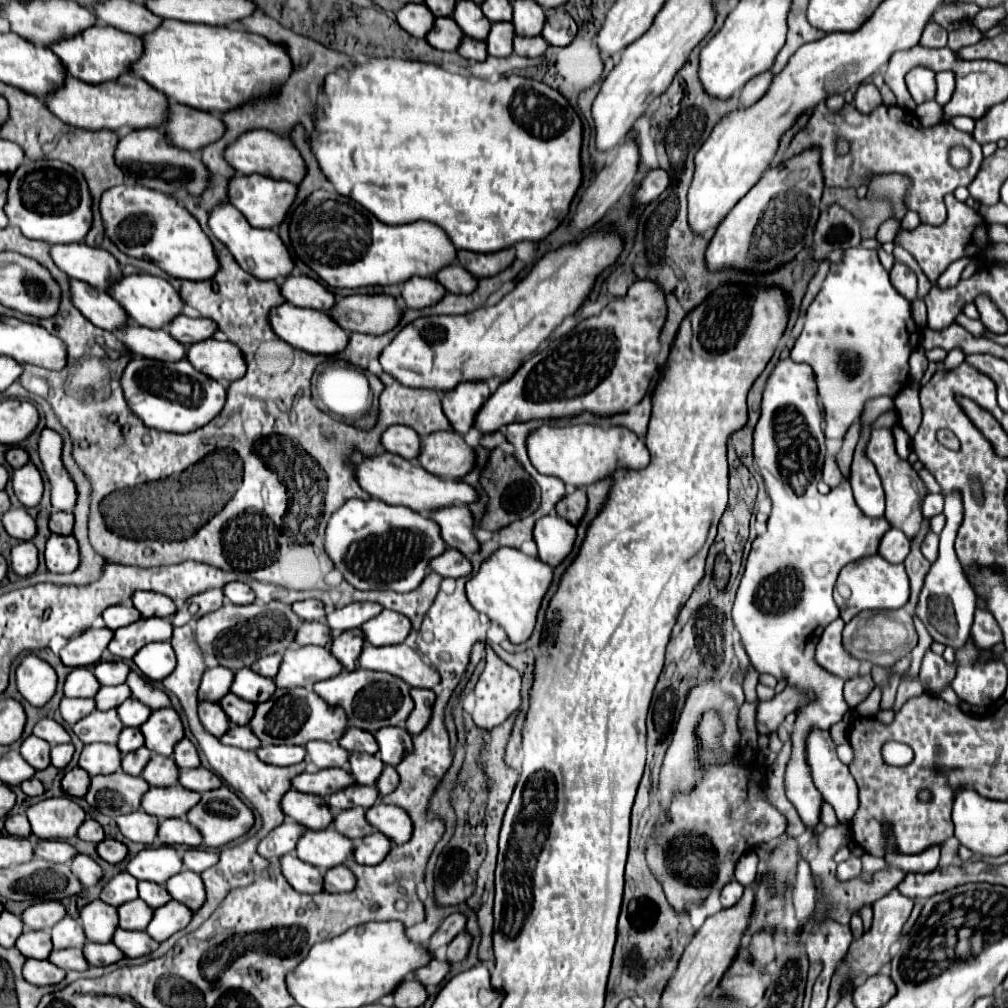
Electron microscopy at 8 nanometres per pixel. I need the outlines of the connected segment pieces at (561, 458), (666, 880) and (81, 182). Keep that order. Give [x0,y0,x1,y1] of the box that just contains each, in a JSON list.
[[528,426,650,492],[648,758,786,912],[6,160,92,244]]

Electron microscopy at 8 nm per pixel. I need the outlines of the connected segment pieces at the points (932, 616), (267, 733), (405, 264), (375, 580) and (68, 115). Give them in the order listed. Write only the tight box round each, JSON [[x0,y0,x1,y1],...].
[[916,490,976,648],[248,688,348,746],[290,190,456,288],[326,498,448,592],[46,74,168,130]]

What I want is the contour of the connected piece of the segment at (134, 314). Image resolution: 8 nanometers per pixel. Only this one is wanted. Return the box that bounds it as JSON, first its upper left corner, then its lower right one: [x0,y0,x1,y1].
[106,274,186,328]

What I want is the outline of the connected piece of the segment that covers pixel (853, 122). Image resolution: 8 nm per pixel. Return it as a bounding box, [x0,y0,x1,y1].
[784,106,982,224]

